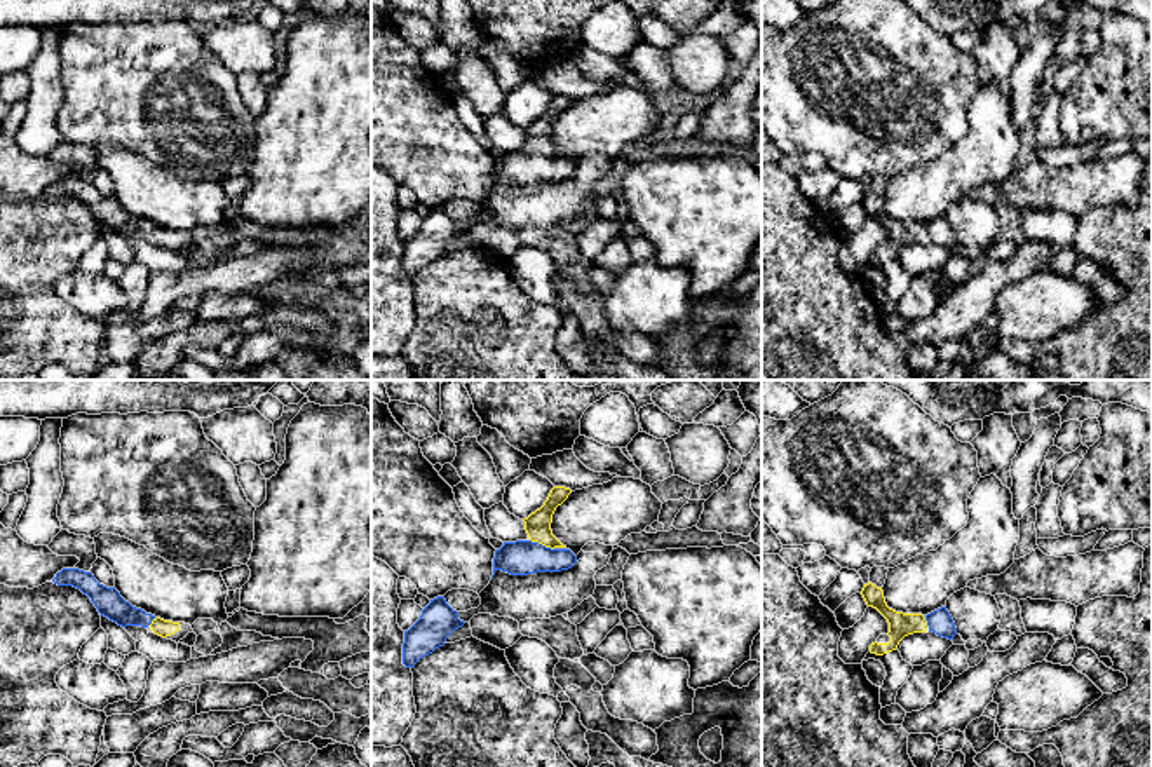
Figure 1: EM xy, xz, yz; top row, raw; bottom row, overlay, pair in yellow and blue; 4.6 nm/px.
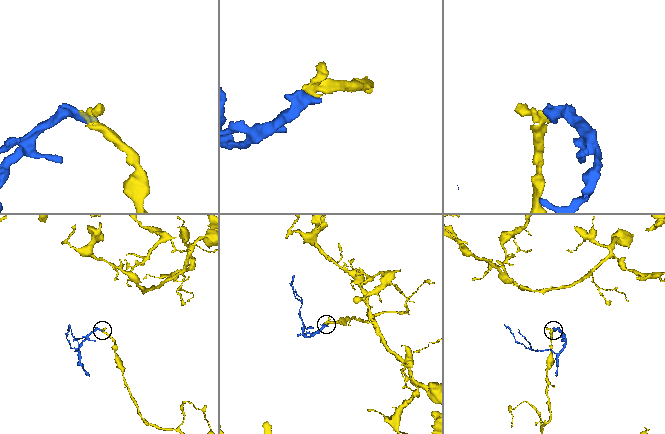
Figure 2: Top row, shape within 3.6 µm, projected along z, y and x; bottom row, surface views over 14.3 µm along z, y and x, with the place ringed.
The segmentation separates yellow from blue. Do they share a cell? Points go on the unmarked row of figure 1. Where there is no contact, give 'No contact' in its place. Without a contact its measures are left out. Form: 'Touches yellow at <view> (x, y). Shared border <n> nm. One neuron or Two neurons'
Touches yellow at xz (542, 154). Shared border 120 nm. One neuron

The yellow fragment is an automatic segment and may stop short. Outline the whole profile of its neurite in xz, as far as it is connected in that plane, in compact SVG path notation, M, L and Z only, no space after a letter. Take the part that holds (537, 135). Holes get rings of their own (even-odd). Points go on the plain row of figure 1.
M554 96L544 115L523 129L530 148L504 152L504 155L495 160L493 185L497 180L511 185L561 181L577 173L577 166L563 155L551 139L556 117L561 115L570 103L570 98Z

